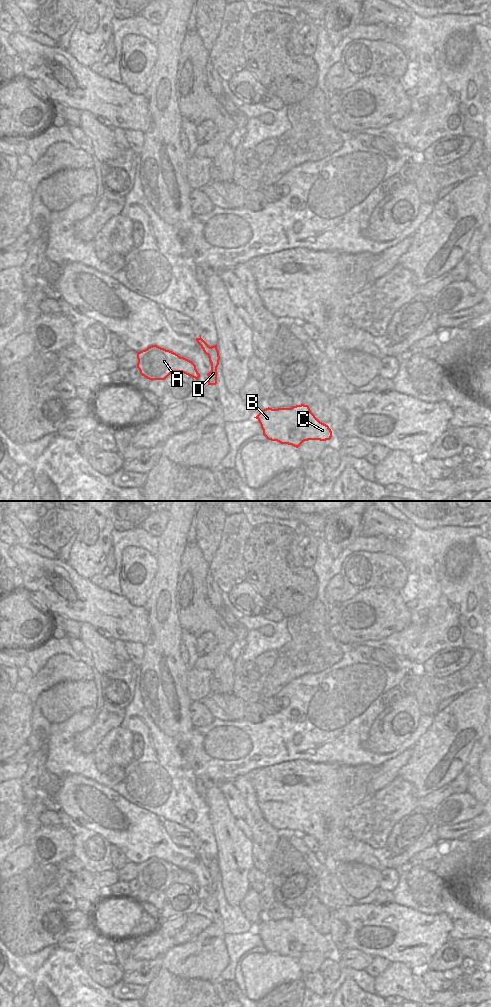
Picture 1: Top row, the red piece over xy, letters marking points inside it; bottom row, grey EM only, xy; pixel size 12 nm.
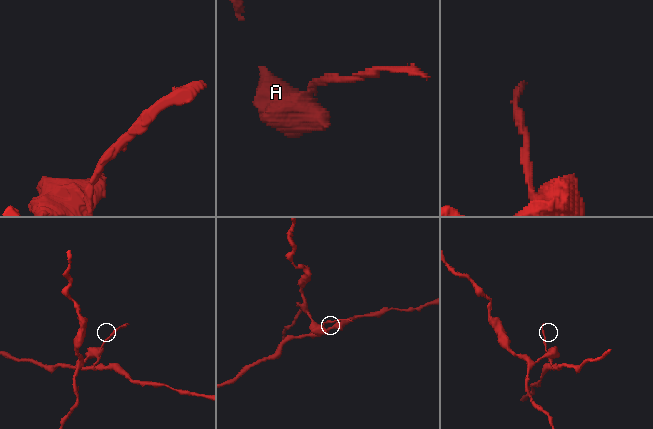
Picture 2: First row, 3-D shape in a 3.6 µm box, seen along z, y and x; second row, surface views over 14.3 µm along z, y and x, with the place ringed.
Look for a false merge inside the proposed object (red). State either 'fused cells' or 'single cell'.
fused cells

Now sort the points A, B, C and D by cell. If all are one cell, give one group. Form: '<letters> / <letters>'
A / B C D

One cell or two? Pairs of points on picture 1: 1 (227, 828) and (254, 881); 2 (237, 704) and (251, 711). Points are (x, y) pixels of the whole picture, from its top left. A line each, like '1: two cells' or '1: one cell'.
1: two cells
2: two cells

